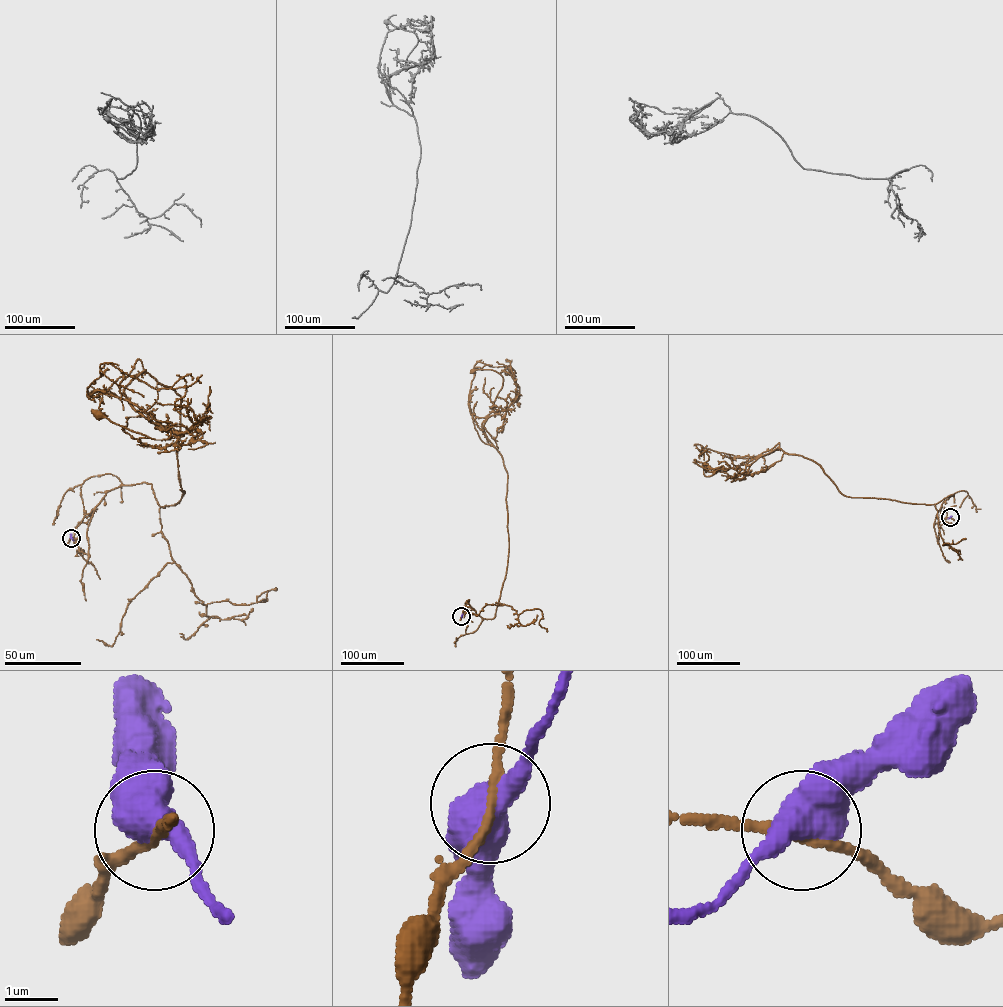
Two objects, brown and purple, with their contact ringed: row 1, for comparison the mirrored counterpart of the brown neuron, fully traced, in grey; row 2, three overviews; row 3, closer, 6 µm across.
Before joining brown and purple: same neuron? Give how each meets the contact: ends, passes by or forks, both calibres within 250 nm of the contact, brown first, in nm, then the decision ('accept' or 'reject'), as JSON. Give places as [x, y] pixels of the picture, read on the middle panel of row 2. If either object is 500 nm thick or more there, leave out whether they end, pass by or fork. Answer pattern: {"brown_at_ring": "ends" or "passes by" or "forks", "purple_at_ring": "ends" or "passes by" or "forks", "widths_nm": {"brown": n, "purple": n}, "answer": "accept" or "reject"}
{"widths_nm": {"brown": 160, "purple": 600}, "answer": "accept"}

